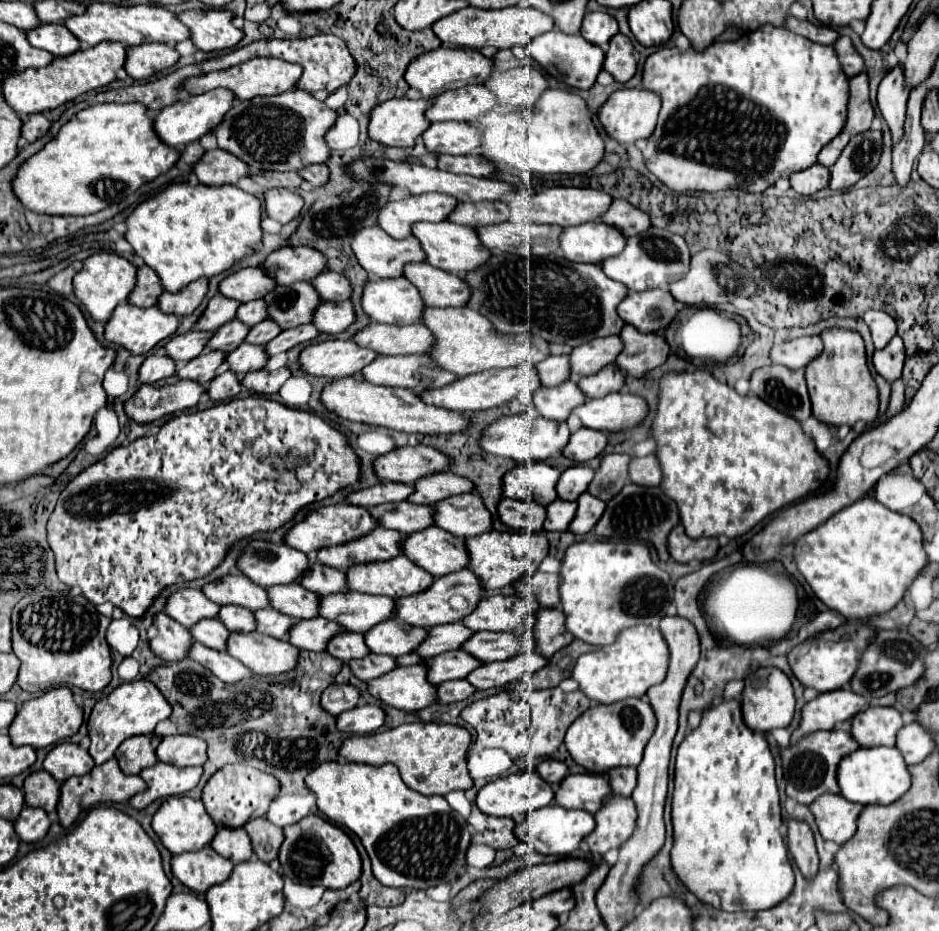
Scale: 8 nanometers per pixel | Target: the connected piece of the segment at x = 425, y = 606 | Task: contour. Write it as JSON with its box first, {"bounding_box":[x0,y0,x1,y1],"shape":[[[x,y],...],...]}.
{"bounding_box":[394,570,484,628],"shape":[[[458,570],[454,574],[434,580],[434,584],[424,594],[398,598],[394,618],[406,622],[408,626],[422,626],[422,628],[460,622],[478,606],[478,602],[482,600],[482,592],[484,592],[482,580],[472,570]]]}

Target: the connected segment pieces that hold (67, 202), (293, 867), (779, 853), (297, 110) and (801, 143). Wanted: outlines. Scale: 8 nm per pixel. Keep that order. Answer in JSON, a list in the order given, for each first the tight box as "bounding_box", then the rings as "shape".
[{"bounding_box":[14,102,180,216],"shape":[[[138,102],[96,104],[72,116],[72,120],[62,126],[62,130],[54,140],[50,140],[38,154],[28,158],[20,166],[14,180],[14,194],[28,210],[38,214],[86,216],[124,200],[128,194],[136,192],[142,184],[168,172],[178,162],[178,158],[180,158],[180,150],[164,144],[158,138],[152,116]]]},{"bounding_box":[278,814,362,890],"shape":[[[308,814],[296,824],[284,826],[284,842],[278,852],[278,860],[282,864],[282,876],[304,886],[324,886],[332,890],[346,888],[348,884],[360,878],[362,860],[360,854],[350,840],[350,836],[338,826],[330,824],[322,816]]]},{"bounding_box":[672,702,794,912],"shape":[[[720,702],[702,714],[702,722],[680,744],[672,794],[674,844],[672,870],[688,884],[698,900],[724,912],[768,910],[782,902],[794,888],[788,848],[782,836],[782,808],[774,778],[774,758],[764,734],[750,730],[742,720],[740,702]]]},{"bounding_box":[212,88,338,174],"shape":[[[296,88],[278,96],[236,100],[212,134],[218,140],[218,148],[244,160],[252,168],[252,174],[264,170],[300,172],[304,166],[328,162],[330,148],[324,136],[334,126],[336,118],[338,114],[324,102]]]},{"bounding_box":[642,26,848,192],"shape":[[[760,26],[756,32],[748,32],[742,38],[734,42],[714,42],[708,50],[696,52],[694,48],[682,52],[678,48],[662,48],[648,56],[644,64],[644,78],[642,86],[652,92],[660,92],[662,96],[662,110],[658,118],[658,126],[654,134],[650,136],[648,148],[644,150],[644,162],[652,174],[656,174],[670,190],[674,192],[718,192],[718,190],[728,190],[728,188],[744,188],[748,192],[762,192],[768,186],[772,186],[780,176],[790,176],[792,172],[806,170],[816,162],[818,152],[822,146],[826,146],[832,138],[840,134],[846,122],[848,114],[848,76],[844,74],[840,60],[836,58],[834,46],[824,46],[824,44],[814,44],[808,42],[804,36],[792,34],[788,28],[774,28],[774,26]]]}]

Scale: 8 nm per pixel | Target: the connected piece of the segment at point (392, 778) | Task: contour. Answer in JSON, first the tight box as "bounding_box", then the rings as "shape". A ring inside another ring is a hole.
{"bounding_box":[306,762,470,890],"shape":[[[324,762],[312,770],[312,774],[308,774],[306,786],[316,794],[318,810],[326,818],[352,830],[362,840],[372,860],[372,872],[384,886],[424,890],[442,882],[454,882],[466,868],[466,850],[470,846],[468,822],[456,810],[452,810],[442,796],[422,796],[408,788],[394,764],[376,768],[352,762]]]}

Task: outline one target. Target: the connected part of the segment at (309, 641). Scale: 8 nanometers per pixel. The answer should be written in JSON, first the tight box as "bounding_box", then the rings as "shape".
{"bounding_box":[290,618,348,652],"shape":[[[312,618],[312,620],[300,620],[290,630],[290,642],[300,650],[314,650],[324,652],[328,642],[334,638],[334,634],[348,632],[338,622],[326,620],[326,618]]]}

